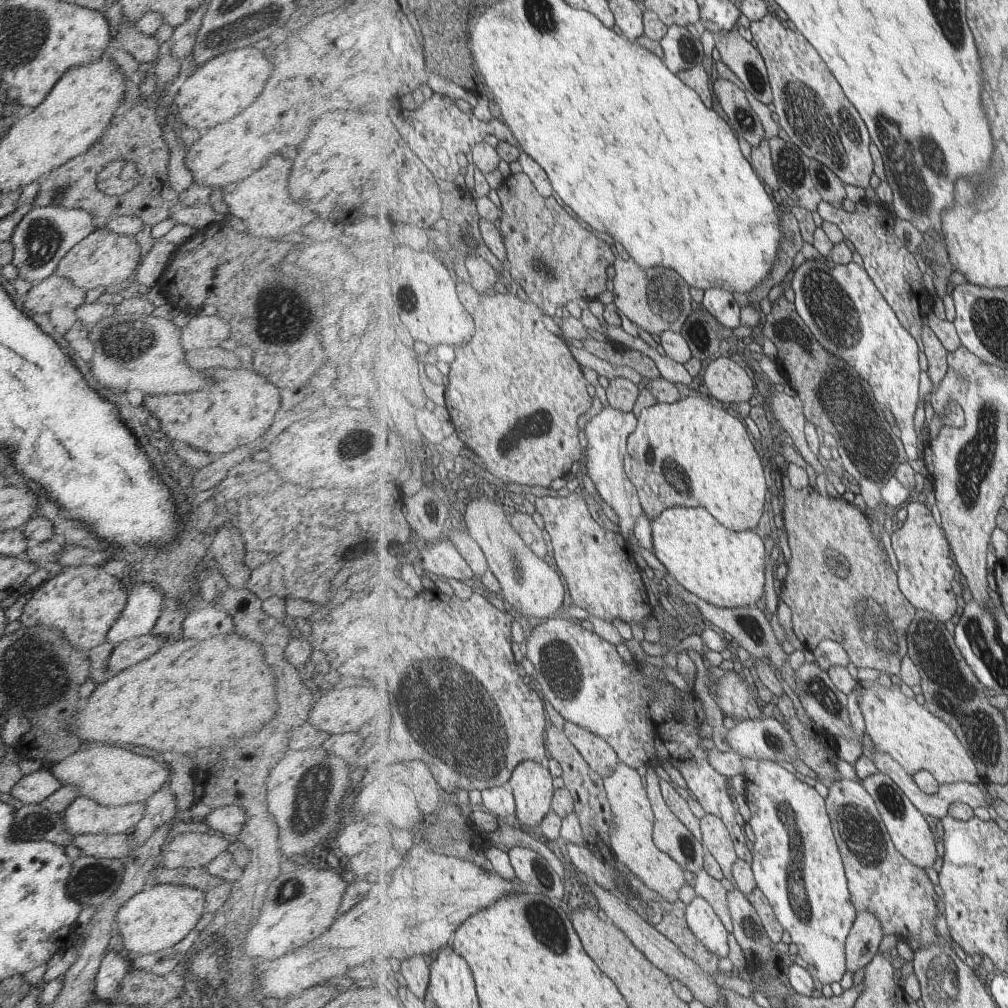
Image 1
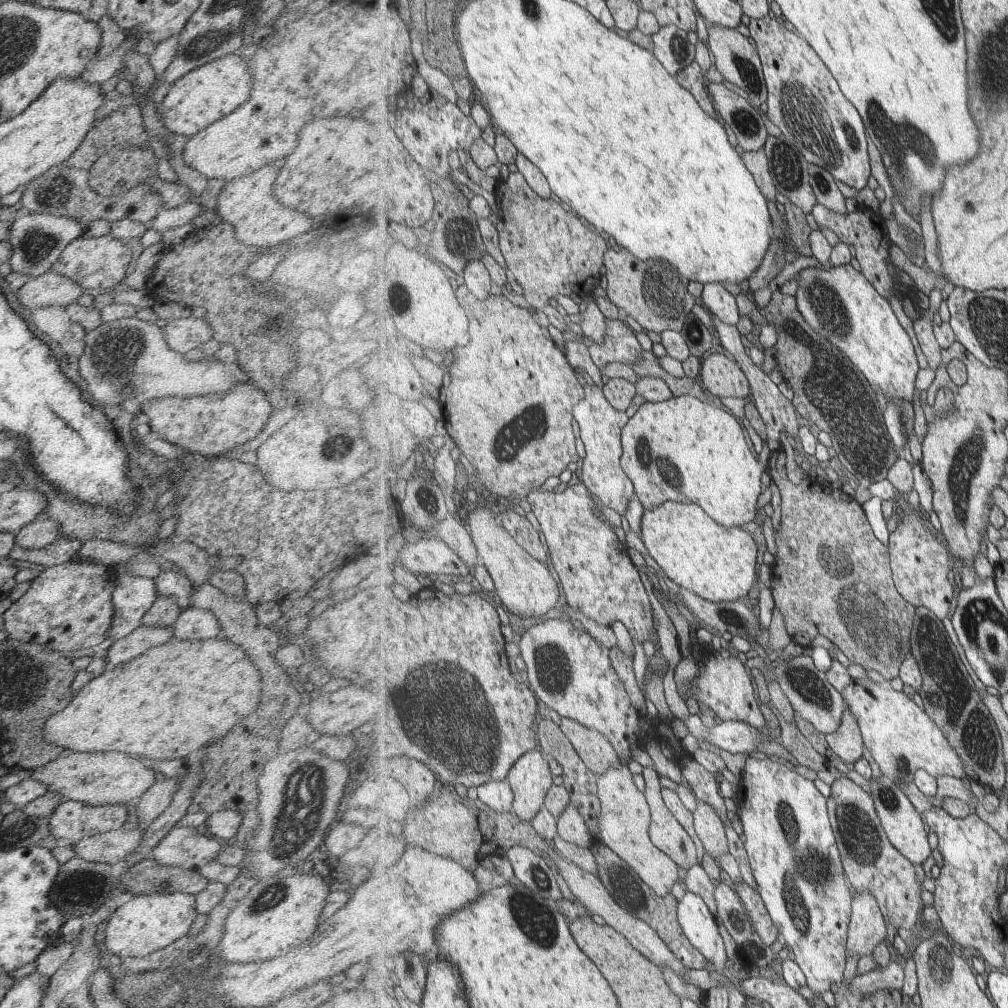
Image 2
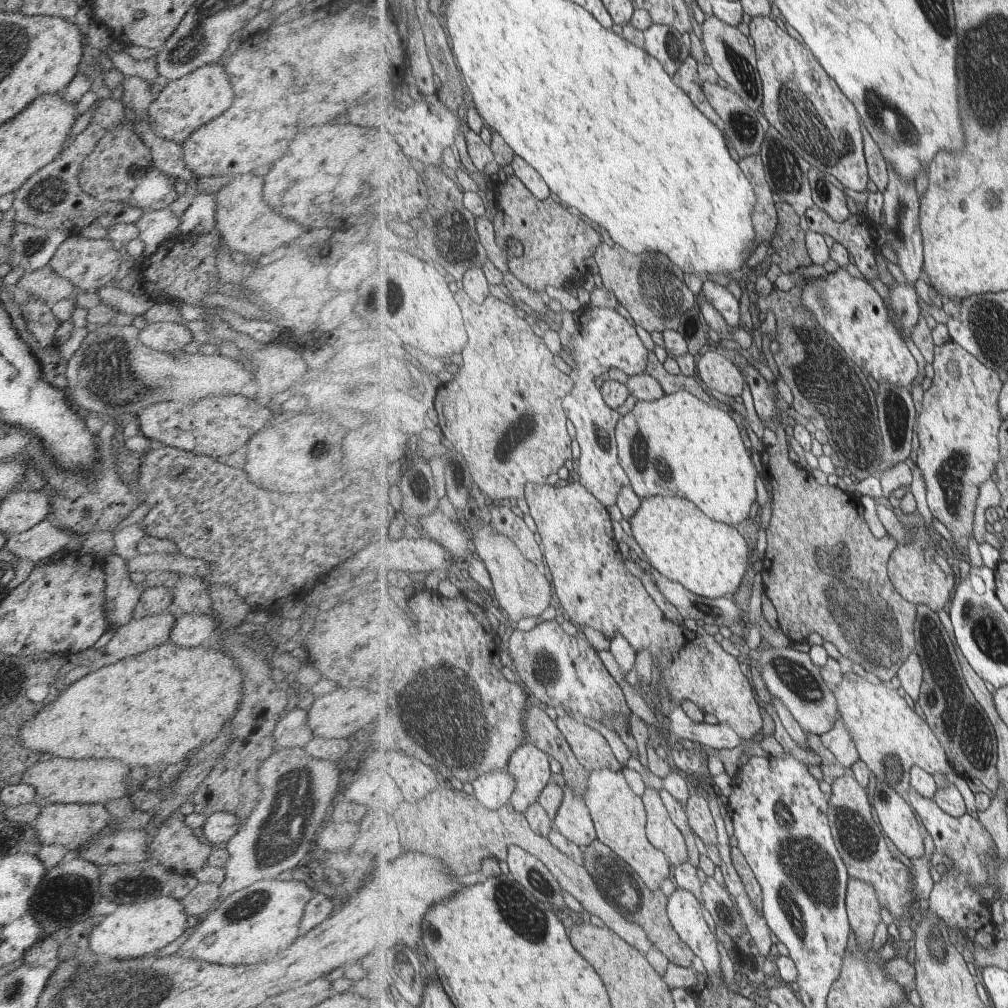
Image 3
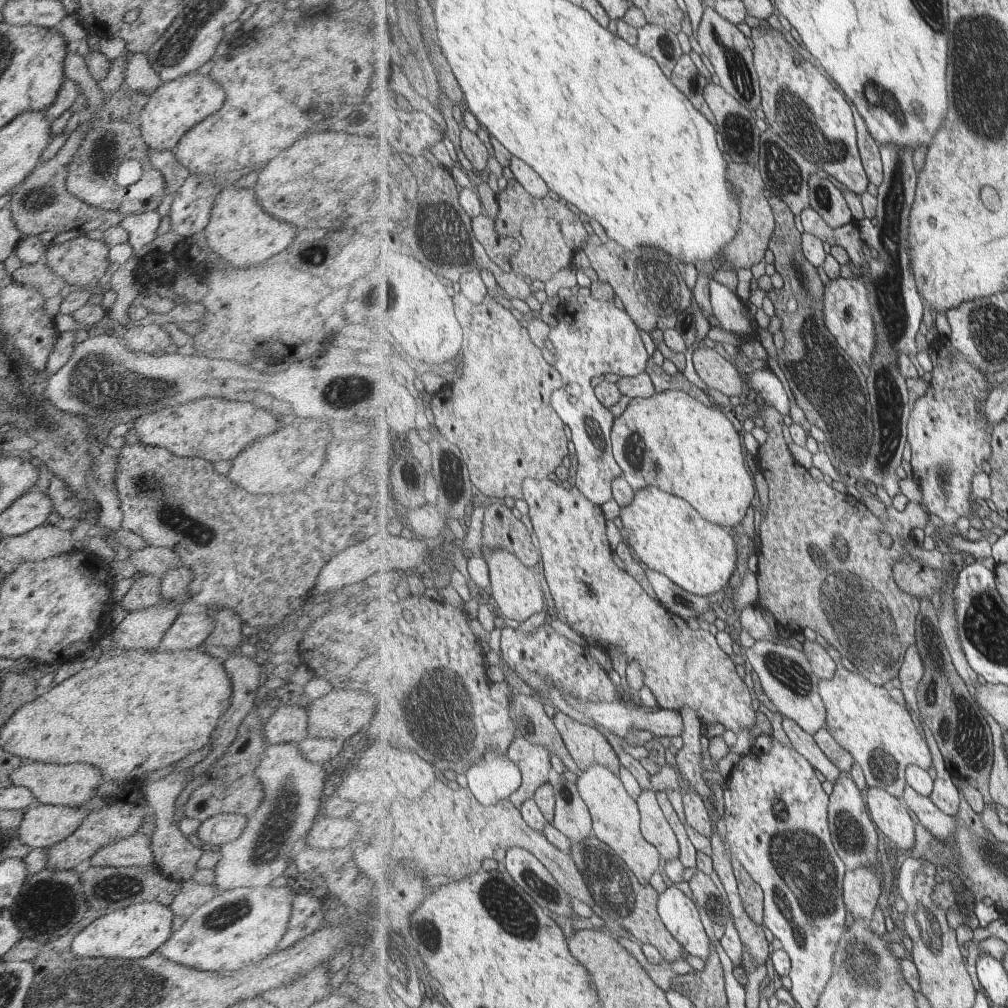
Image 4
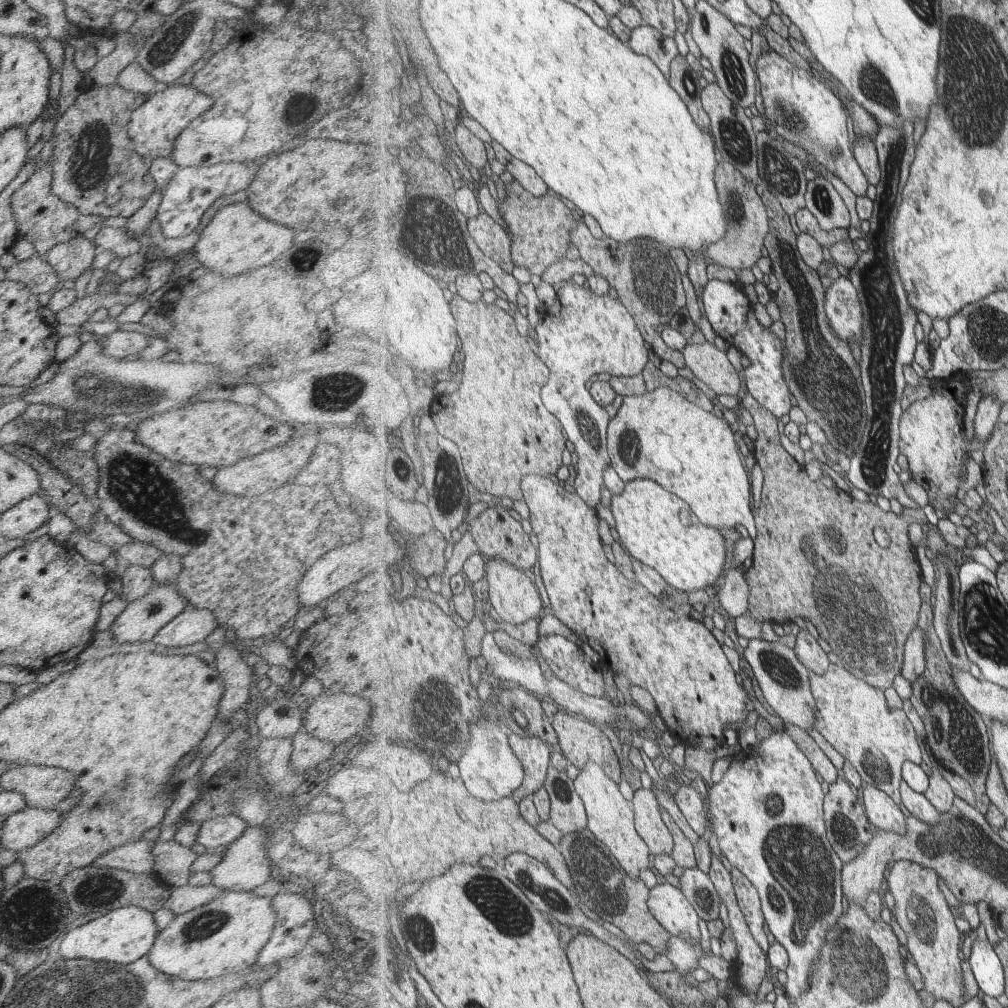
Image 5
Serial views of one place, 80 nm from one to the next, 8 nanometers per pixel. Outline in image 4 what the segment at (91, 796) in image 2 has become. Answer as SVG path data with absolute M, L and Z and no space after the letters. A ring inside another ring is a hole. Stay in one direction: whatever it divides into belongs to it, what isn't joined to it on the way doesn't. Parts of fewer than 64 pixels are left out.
M31 762L22 764L9 775L10 784L31 791L41 805L61 805L79 807L82 802L94 796L97 786L101 784L101 772L89 764L41 764Z

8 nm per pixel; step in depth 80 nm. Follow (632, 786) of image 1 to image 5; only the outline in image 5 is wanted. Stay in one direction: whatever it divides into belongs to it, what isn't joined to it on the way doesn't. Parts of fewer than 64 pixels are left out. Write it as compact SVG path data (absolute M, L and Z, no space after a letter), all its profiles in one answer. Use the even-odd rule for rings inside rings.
M590 762L580 770L574 783L588 812L587 830L608 848L612 857L617 860L617 865L628 877L637 880L643 870L651 868L652 850L636 829L636 814L632 801L623 796L618 782L607 776L607 772L603 772L595 763Z

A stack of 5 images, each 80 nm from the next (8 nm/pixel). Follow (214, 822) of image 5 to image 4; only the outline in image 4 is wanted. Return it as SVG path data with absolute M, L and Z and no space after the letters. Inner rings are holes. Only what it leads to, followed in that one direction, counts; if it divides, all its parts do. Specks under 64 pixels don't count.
M231 812L210 815L201 821L196 834L201 842L209 844L212 848L219 847L225 842L235 840L241 834L245 817Z

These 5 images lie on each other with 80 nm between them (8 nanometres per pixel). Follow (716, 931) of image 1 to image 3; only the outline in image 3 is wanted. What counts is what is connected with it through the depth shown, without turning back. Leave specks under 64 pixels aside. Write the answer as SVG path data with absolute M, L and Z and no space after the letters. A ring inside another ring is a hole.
M677 887L668 900L668 916L679 936L695 951L711 976L721 977L721 950L711 930L705 907L691 892Z

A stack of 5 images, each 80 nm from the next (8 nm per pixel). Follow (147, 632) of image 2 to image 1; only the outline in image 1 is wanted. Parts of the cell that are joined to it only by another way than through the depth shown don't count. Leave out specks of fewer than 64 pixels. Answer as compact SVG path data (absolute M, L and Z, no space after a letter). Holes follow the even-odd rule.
M151 635L120 642L114 645L108 656L107 670L109 670L111 674L117 674L117 672L121 672L123 668L133 666L133 664L149 658L153 652L157 652L165 643L165 640L153 638Z

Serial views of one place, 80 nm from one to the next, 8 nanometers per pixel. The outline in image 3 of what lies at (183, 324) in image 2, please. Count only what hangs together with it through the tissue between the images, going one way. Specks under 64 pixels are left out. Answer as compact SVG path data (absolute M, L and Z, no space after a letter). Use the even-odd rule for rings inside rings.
M149 322L147 326L139 330L137 339L143 345L155 351L173 352L181 350L193 340L191 332L181 322ZM161 324L161 326L159 326Z

